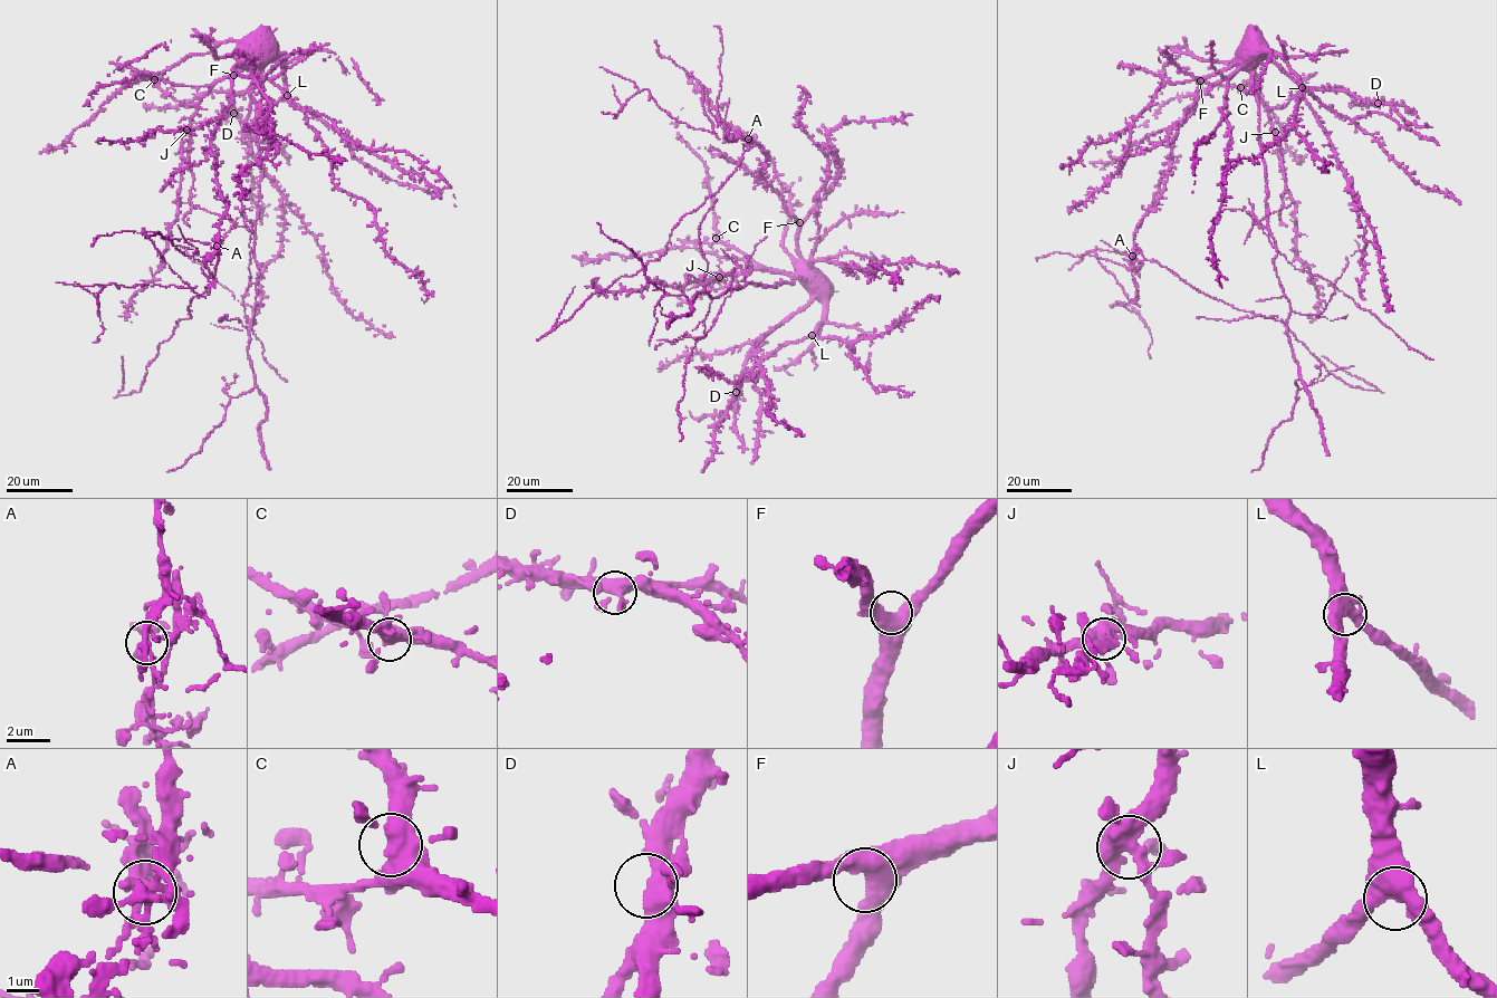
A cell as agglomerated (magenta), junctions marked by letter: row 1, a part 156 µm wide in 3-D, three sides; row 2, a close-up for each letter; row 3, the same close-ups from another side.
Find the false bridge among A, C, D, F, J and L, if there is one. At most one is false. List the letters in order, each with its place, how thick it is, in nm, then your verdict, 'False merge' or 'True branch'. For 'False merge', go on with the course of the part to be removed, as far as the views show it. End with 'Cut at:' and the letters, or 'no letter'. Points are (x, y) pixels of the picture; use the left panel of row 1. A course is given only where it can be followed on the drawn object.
A: Place: (217, 246). Thickness 280 nm. False merge. Course of the part to remove: (217, 247), (212, 282), (191, 299), (191, 316), (160, 343), (140, 391), (124, 395), (122, 356)
C: Place: (154, 79). Thickness 400 nm. True branch
D: Place: (233, 113). Thickness 400 nm. True branch
F: Place: (233, 75). Thickness 400 nm. True branch
J: Place: (186, 130). Thickness 440 nm. True branch
L: Place: (287, 95). Thickness 440 nm. True branch
Cut at: A

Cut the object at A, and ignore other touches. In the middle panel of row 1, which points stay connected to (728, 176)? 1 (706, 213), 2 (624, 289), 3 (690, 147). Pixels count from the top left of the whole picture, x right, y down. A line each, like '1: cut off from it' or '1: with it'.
1: cut off from it
2: cut off from it
3: cut off from it

